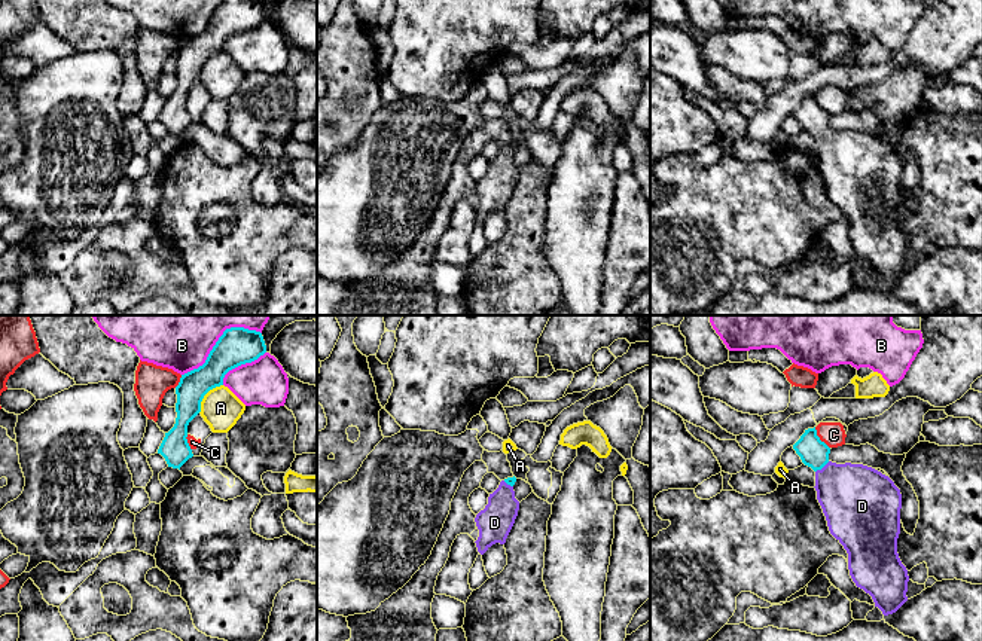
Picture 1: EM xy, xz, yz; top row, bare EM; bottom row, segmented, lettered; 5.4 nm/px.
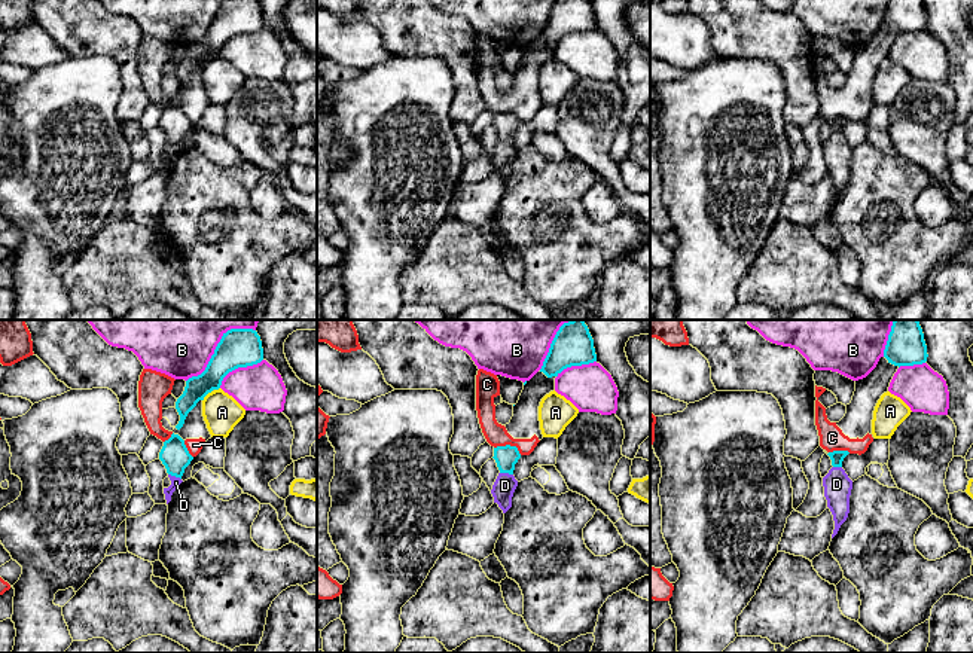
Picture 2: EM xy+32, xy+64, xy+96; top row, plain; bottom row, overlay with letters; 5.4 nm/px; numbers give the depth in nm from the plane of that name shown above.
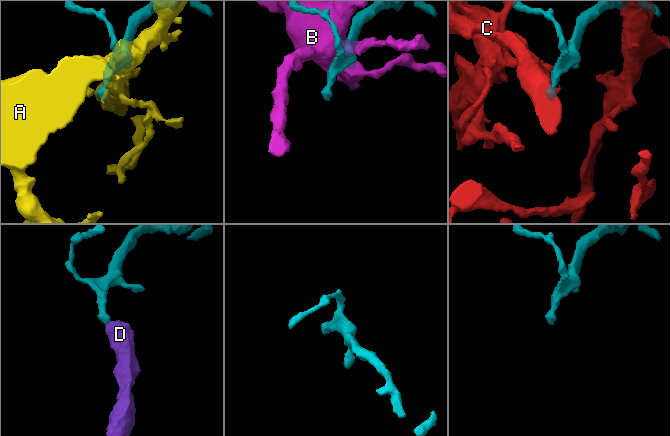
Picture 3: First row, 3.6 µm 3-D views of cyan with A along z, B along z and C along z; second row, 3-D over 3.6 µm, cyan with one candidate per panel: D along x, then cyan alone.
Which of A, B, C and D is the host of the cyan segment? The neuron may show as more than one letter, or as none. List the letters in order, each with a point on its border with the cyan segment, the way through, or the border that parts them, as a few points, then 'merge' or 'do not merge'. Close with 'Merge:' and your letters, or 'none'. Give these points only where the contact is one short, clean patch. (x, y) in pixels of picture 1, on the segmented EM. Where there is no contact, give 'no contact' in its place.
A: xy (204, 394) | do not merge
B: xy (219, 339) | do not merge
C: yz (819, 437) | do not merge
D: yz (822, 467) | across yz (813, 452), (822, 467), (856, 498) | merge
Merge: D

